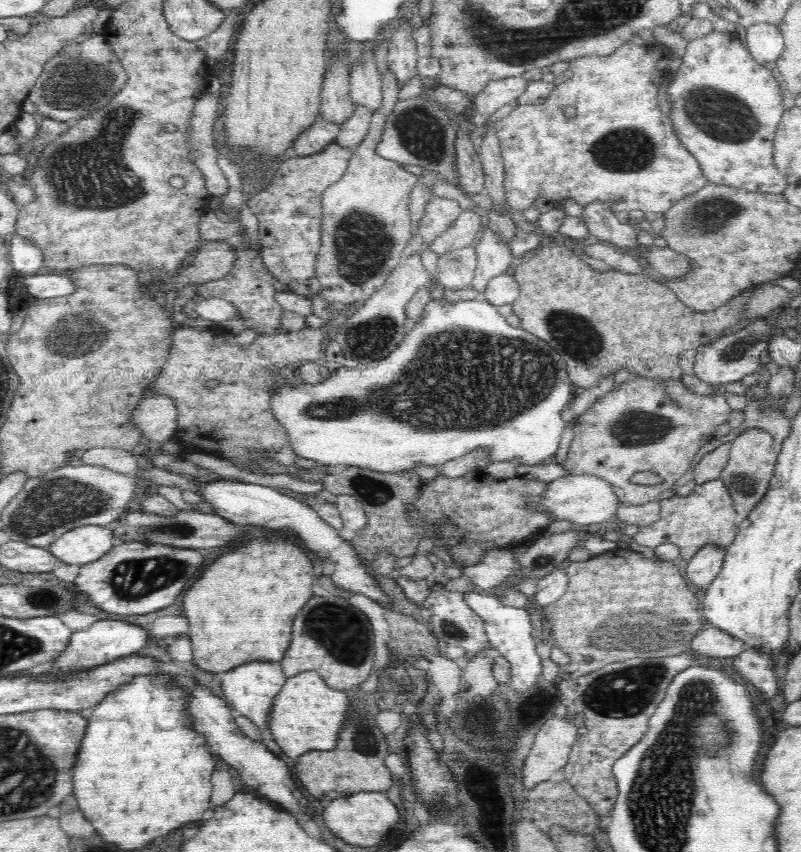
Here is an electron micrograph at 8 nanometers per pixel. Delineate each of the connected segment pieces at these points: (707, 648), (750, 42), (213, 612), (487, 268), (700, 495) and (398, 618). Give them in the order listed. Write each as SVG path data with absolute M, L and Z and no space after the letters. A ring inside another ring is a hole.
M714 626L700 630L690 644L692 644L690 648L692 651L700 652L704 656L718 656L718 658L738 656L748 649L744 641Z
M757 23L750 26L742 37L754 60L761 65L778 60L784 50L781 30L776 26Z
M244 538L242 544L234 550L234 554L228 554L226 558L218 560L214 566L210 566L204 574L204 578L196 580L192 588L188 588L188 592L184 594L184 602L182 602L182 608L188 616L188 622L190 622L190 638L192 638L192 654L193 654L193 663L198 666L198 670L208 671L209 673L223 673L224 670L233 669L235 666L238 666L240 663L248 661L281 661L282 657L288 647L290 646L290 630L292 630L292 620L294 616L298 614L298 610L314 596L312 592L312 580L314 580L314 568L312 568L312 562L310 558L306 556L304 549L300 548L295 542L290 542L286 538ZM236 580L240 584L244 584L244 588L248 590L236 590Z
M484 226L483 235L474 249L478 266L476 266L475 276L469 286L472 290L479 292L481 298L491 278L510 271L514 256L509 246L501 242L499 236L496 236L486 226Z
M717 480L706 482L692 491L689 496L674 495L669 499L662 499L660 520L650 526L640 526L633 536L634 542L640 544L646 553L661 544L674 544L679 548L678 562L683 565L690 562L690 558L706 544L713 544L726 549L733 542L737 533L737 513L734 501L724 483Z
M392 609L384 611L389 624L390 645L397 648L406 658L422 656L423 652L439 654L439 639L428 626L410 615Z

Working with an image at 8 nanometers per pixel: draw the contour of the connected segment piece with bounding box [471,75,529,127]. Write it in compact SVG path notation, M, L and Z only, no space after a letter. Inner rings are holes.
M522 75L488 82L472 97L471 107L476 111L472 116L474 125L476 127L485 125L490 114L517 99L526 90L528 82Z

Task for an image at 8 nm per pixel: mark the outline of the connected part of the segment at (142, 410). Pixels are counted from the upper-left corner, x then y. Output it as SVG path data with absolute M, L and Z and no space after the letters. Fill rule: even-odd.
M146 395L136 410L133 410L131 424L137 428L143 443L166 442L177 430L177 410L169 396Z

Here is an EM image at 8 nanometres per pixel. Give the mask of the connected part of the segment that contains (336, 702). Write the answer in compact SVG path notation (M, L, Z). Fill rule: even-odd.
M304 671L287 678L272 701L267 720L274 749L285 758L296 758L310 750L332 750L338 742L348 706L350 700L345 691L329 687L316 671Z

